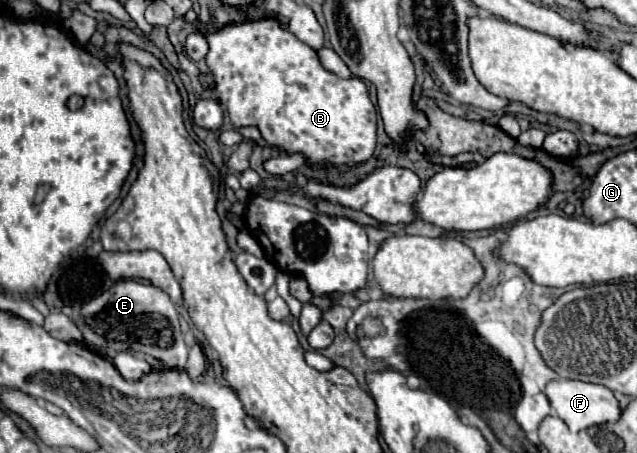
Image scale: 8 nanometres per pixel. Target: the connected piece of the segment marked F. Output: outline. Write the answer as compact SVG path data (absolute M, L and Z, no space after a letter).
M559 379L559 381L549 381L545 385L545 395L551 403L551 409L557 413L557 417L561 417L567 423L569 431L573 431L573 433L587 429L591 425L617 421L621 415L621 407L619 407L615 395L603 385L593 385L593 383L573 381L573 379Z

